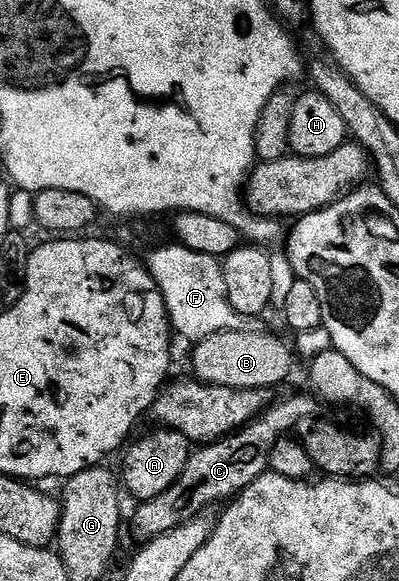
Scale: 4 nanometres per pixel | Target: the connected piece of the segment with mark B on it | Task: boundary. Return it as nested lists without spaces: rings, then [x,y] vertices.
[[[233,329],[227,333],[217,333],[197,342],[194,349],[194,373],[197,380],[208,385],[232,387],[233,389],[273,390],[290,373],[295,354],[291,346],[285,345],[270,333],[246,333]]]

